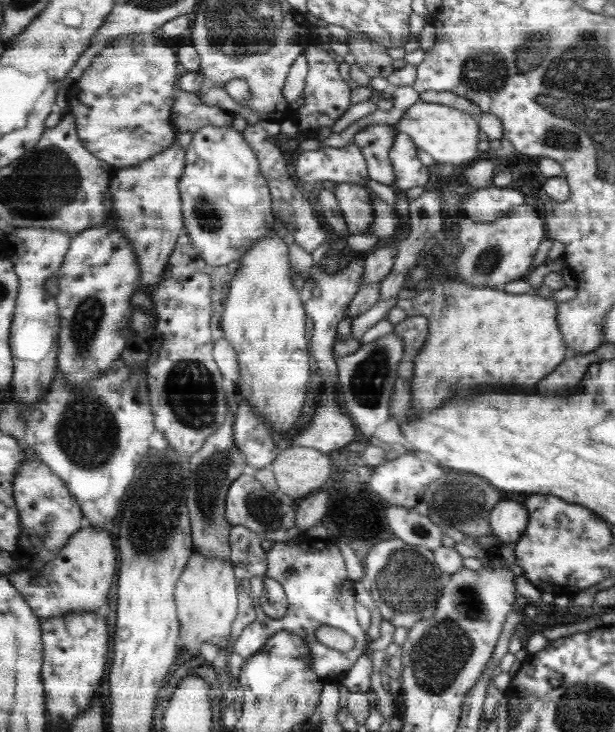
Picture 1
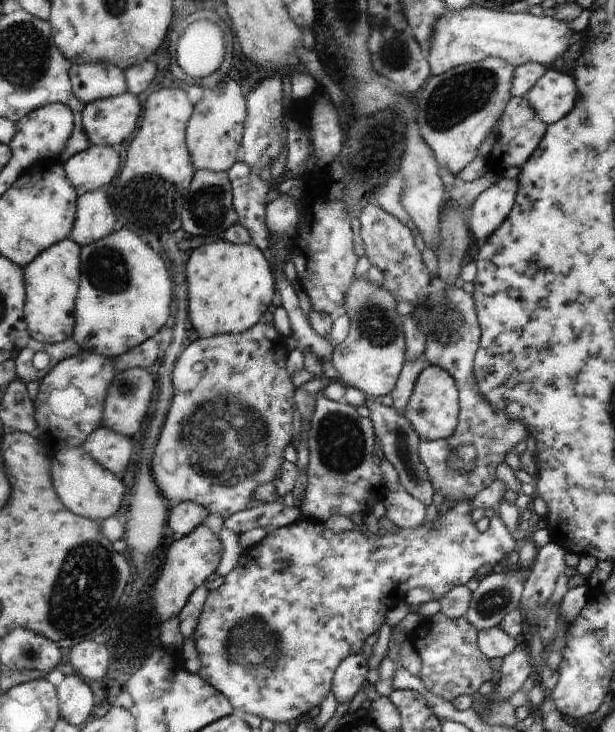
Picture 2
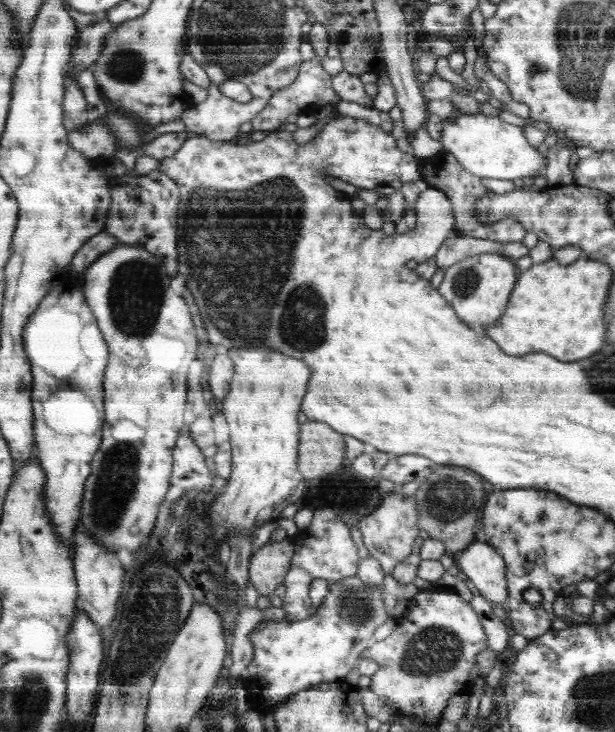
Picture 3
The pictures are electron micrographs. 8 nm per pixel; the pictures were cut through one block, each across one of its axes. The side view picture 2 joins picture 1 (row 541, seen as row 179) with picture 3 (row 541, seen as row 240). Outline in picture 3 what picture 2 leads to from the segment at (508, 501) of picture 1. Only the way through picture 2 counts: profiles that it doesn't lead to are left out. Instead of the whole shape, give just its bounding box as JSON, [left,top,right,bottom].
[458,541,508,608]

